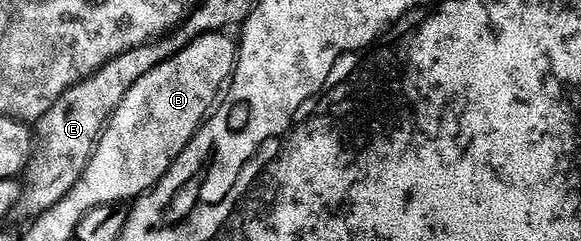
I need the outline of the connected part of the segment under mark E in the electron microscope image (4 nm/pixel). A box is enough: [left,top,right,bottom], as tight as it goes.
[17,38,180,218]

